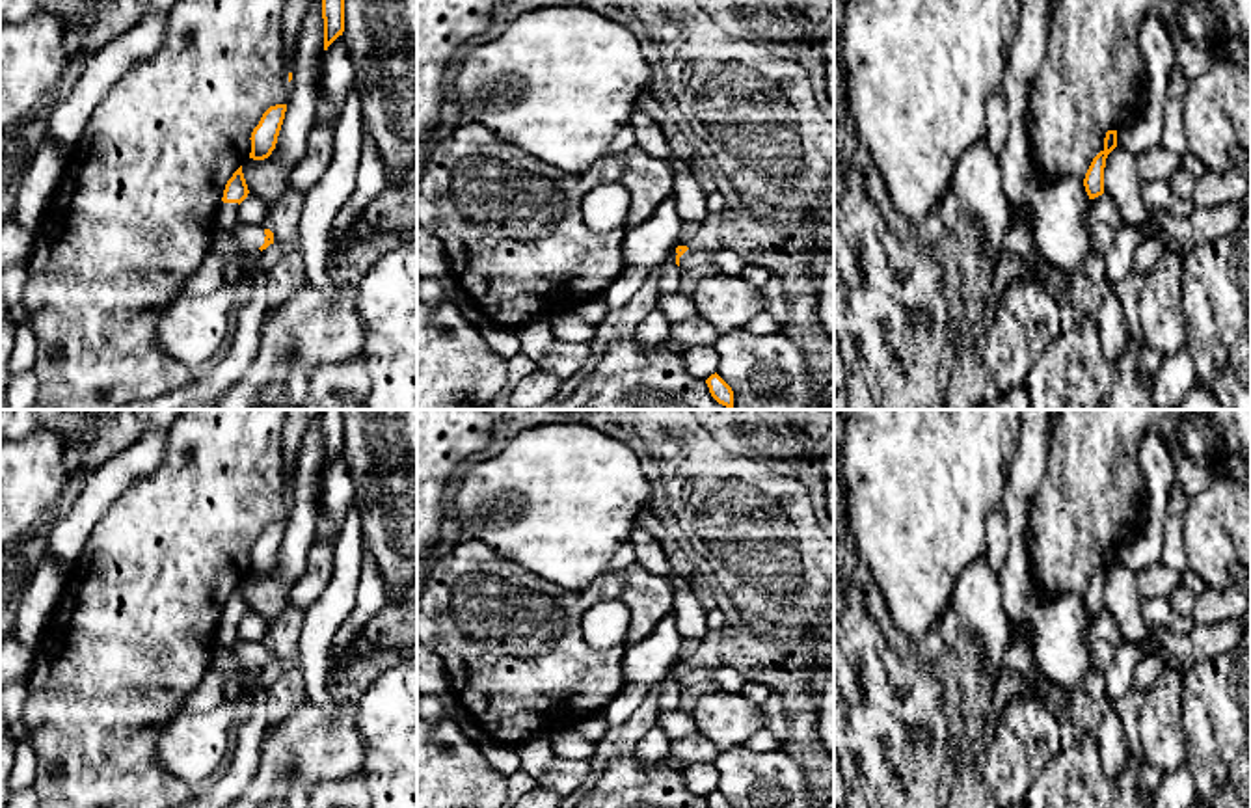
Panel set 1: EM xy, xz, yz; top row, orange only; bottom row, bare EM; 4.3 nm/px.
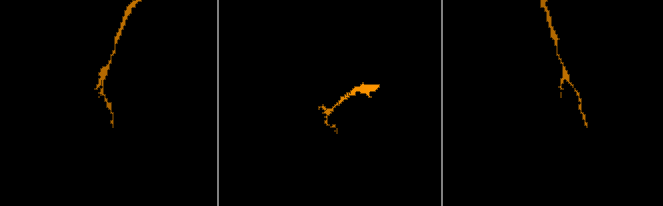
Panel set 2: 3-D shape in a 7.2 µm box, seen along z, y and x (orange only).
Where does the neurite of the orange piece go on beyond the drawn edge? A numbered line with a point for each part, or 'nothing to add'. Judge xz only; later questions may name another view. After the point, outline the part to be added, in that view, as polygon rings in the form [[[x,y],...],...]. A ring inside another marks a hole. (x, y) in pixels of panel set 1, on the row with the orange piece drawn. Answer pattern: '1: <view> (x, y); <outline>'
nothing to add

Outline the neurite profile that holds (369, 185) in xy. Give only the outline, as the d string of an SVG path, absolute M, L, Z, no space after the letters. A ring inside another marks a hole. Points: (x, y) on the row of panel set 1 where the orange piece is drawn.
M363 138L356 190L333 222L328 264L331 264L331 253L350 238L350 225L365 214L365 209L383 192L383 188L383 166L376 145L370 138Z

